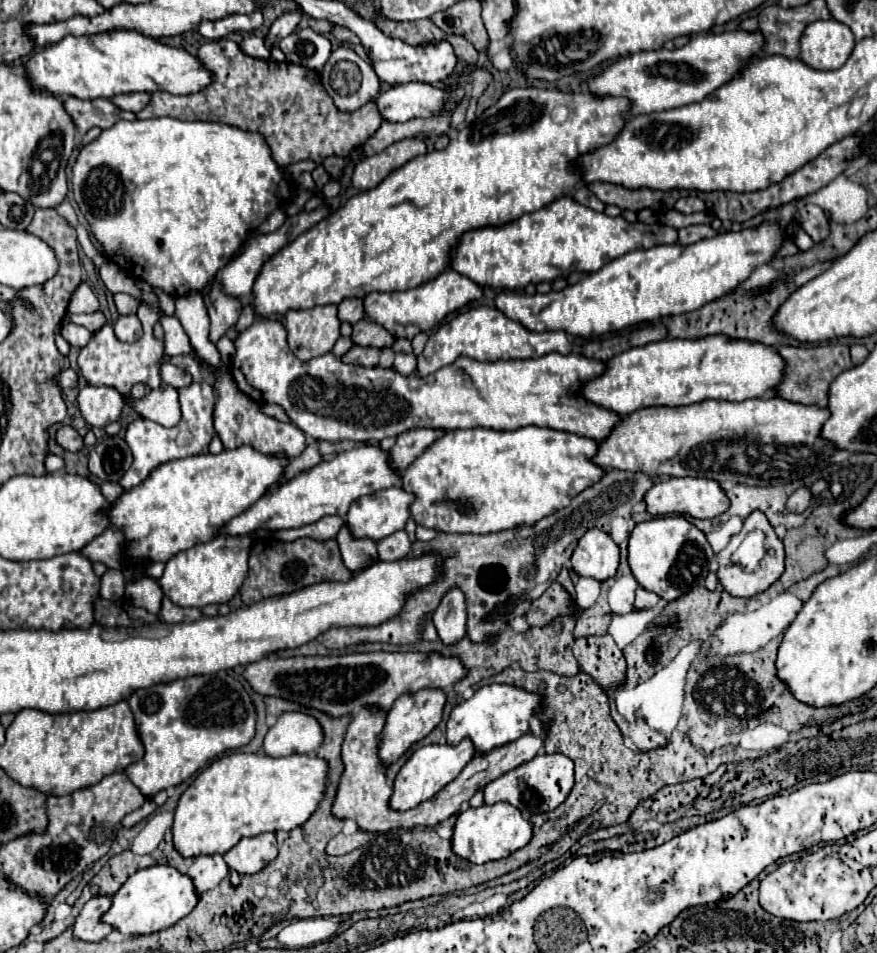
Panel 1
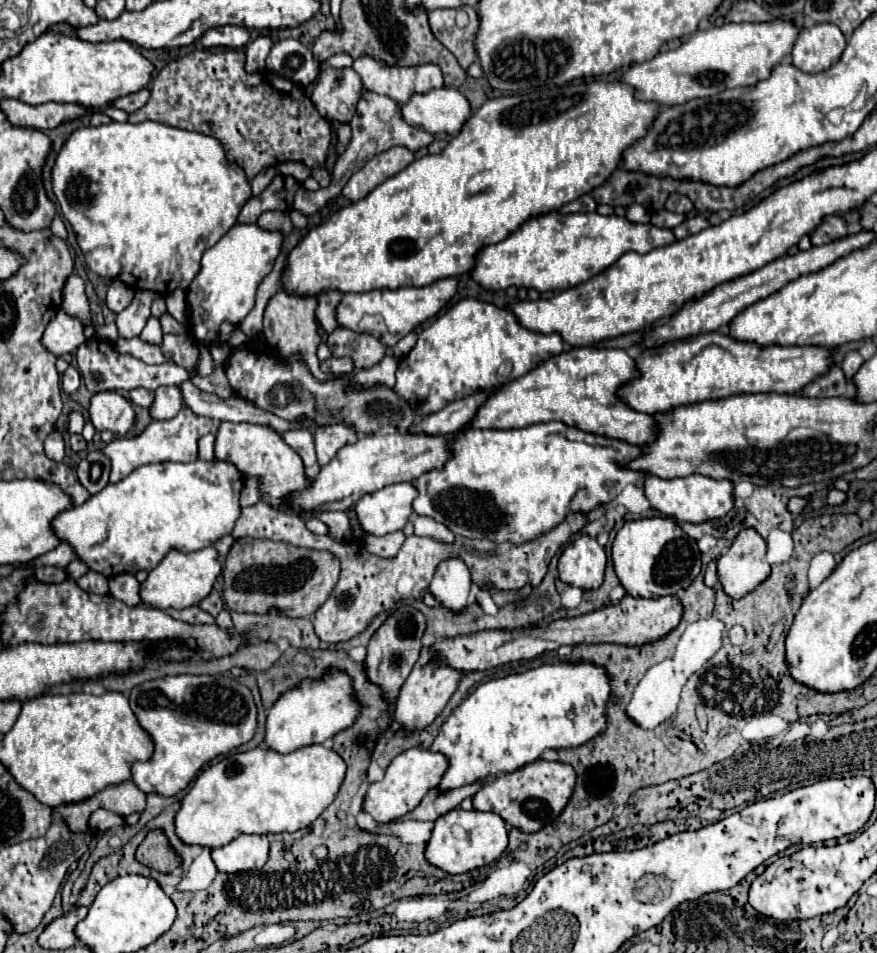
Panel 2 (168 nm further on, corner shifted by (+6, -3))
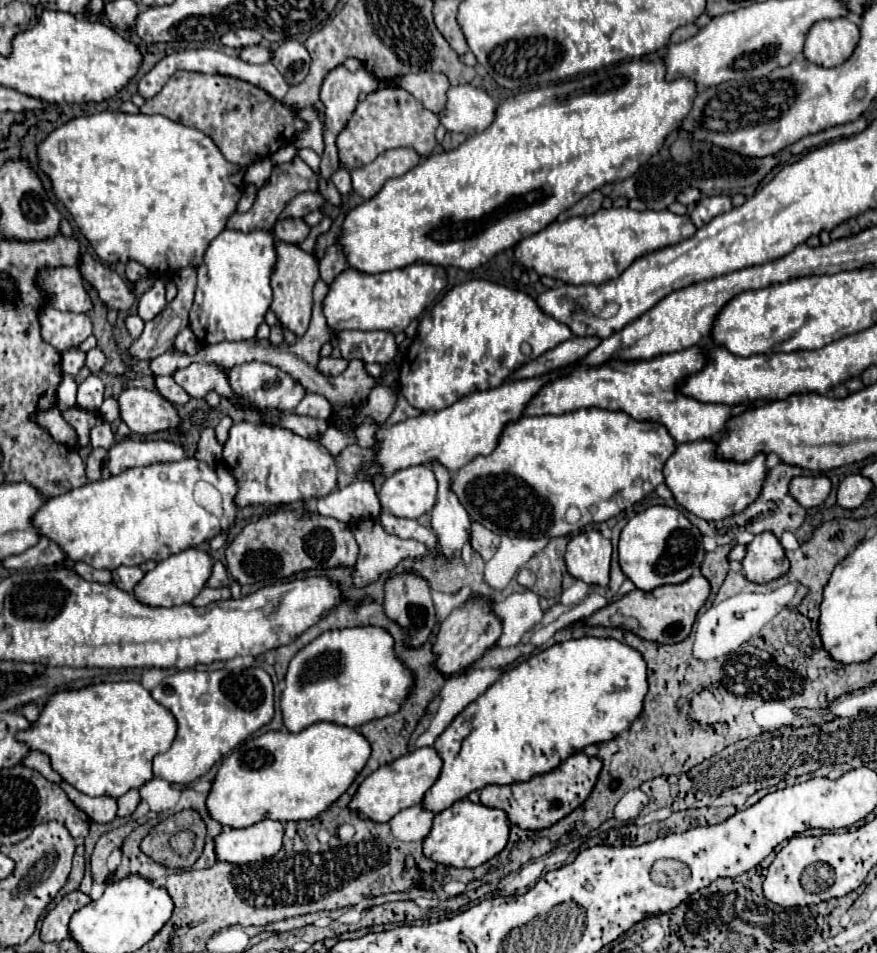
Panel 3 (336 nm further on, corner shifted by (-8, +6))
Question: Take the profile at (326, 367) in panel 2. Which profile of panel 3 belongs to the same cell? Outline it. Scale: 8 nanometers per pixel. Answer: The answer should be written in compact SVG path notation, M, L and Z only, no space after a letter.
M327 356L327 358L321 358L321 360L319 360L319 372L325 374L325 376L337 376L337 374L341 374L347 366L349 366L349 360L343 360L343 358Z

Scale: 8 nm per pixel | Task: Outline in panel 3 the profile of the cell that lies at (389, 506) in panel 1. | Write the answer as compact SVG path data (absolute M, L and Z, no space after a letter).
M411 466L397 470L385 480L379 502L385 512L397 518L419 518L435 504L437 480L429 466Z

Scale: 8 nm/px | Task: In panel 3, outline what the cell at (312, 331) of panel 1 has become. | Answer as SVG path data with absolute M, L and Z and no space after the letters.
M287 242L277 244L277 262L271 276L271 288L273 288L271 310L277 314L283 328L291 330L295 336L303 336L309 328L313 310L313 286L317 280L319 280L319 266L313 254L303 252L295 244Z

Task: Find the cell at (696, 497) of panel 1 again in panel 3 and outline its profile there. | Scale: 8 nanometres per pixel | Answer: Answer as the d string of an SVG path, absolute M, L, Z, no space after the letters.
M711 440L679 444L663 468L665 484L673 492L675 500L703 520L723 520L747 508L759 496L765 474L765 454L757 454L745 464L717 460L715 442Z

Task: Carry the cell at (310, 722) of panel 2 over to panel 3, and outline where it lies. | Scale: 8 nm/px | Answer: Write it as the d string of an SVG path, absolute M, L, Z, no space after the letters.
M343 628L331 630L321 634L317 640L307 644L297 656L291 660L287 676L285 676L285 690L281 696L281 712L283 724L289 732L297 734L303 728L309 728L315 722L333 722L339 726L359 728L375 718L383 718L395 714L407 692L413 684L411 672L395 658L393 654L393 638L381 628Z

